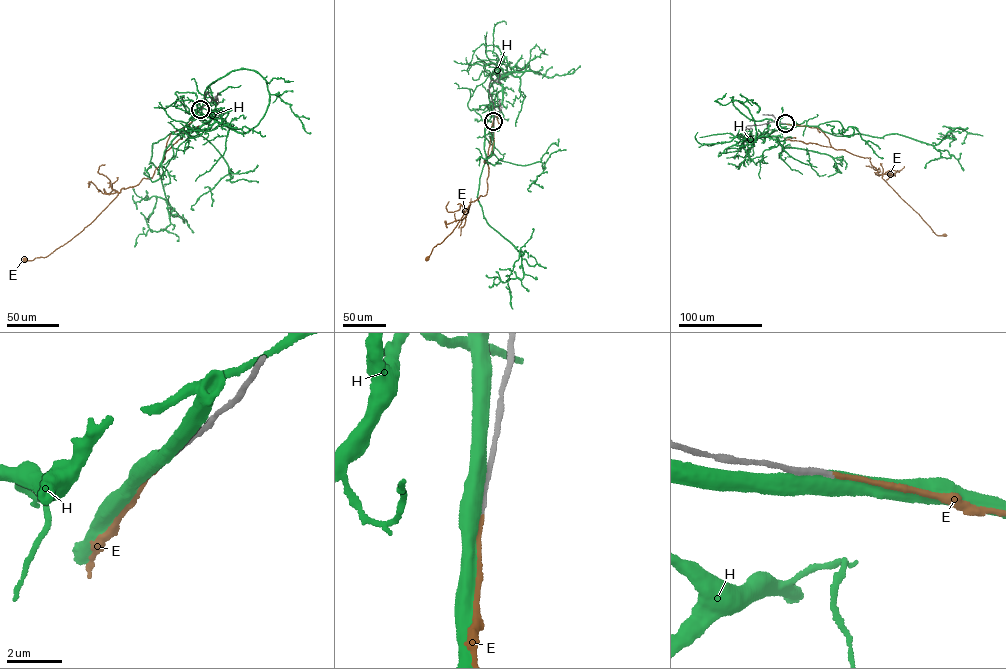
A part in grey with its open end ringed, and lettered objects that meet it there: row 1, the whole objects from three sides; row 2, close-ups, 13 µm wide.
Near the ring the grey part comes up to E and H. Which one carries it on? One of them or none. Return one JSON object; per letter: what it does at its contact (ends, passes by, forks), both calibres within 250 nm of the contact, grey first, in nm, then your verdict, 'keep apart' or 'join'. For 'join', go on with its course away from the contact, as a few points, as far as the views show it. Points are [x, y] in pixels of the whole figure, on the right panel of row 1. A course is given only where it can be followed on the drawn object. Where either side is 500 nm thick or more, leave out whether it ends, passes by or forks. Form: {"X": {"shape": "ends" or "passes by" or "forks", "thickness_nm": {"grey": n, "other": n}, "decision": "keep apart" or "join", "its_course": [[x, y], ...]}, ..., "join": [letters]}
{"E": {"shape": "ends", "thickness_nm": {"grey": 200, "other": 160}, "decision": "join", "its_course": [[785, 123], [819, 128], [835, 149], [870, 158], [878, 174], [932, 232], [944, 235]]}, "H": {"thickness_nm": {"grey": 300, "other": 500}, "decision": "keep apart"}, "join": ["E"]}

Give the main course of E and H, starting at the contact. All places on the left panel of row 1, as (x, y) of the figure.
E: (200, 109), (192, 122), (170, 135), (164, 158), (151, 178), (122, 188), (91, 223), (50, 254), (25, 261)
H: (200, 109), (188, 126), (152, 145), (150, 162), (159, 172), (169, 215), (174, 209), (158, 197), (148, 222)

